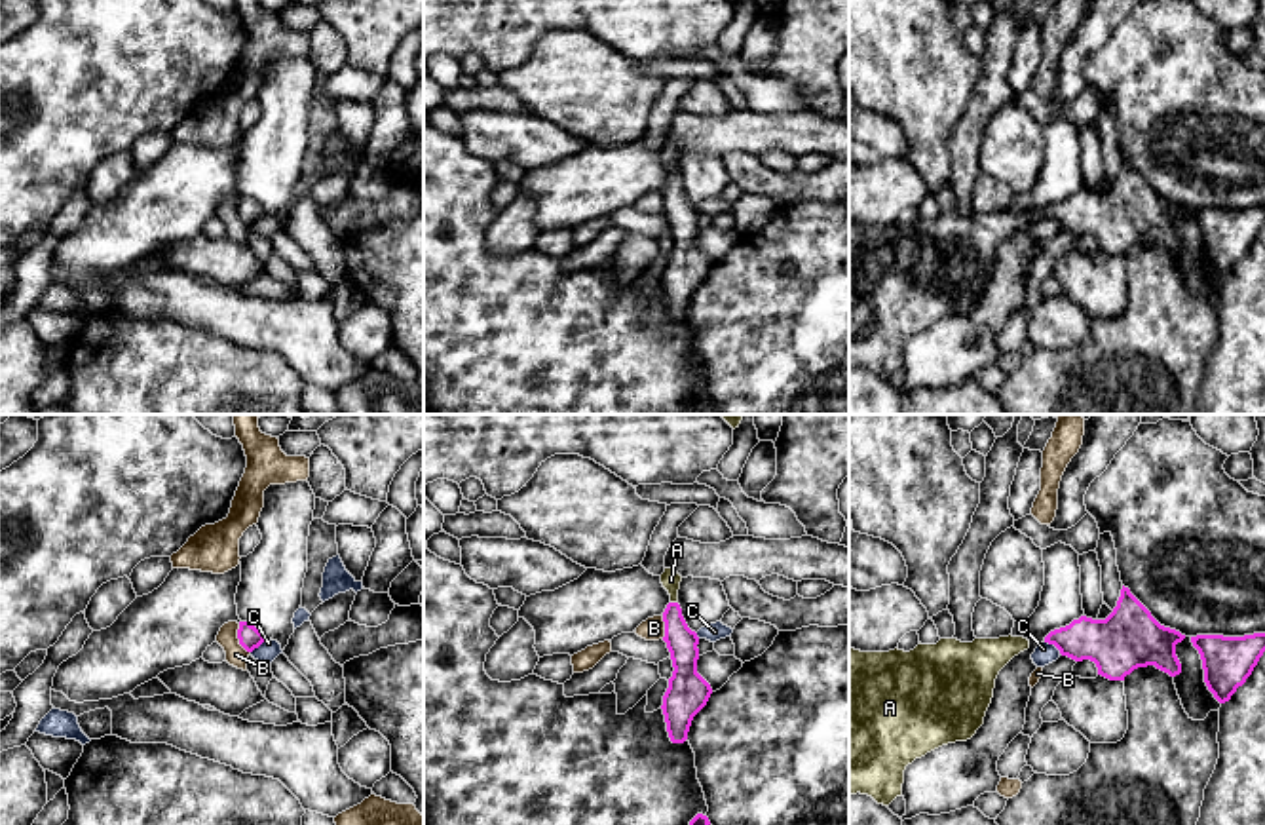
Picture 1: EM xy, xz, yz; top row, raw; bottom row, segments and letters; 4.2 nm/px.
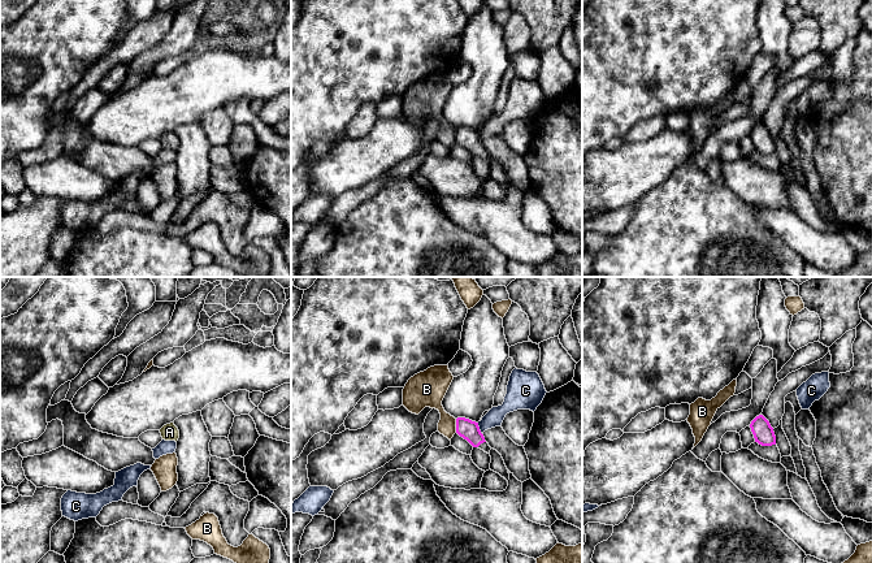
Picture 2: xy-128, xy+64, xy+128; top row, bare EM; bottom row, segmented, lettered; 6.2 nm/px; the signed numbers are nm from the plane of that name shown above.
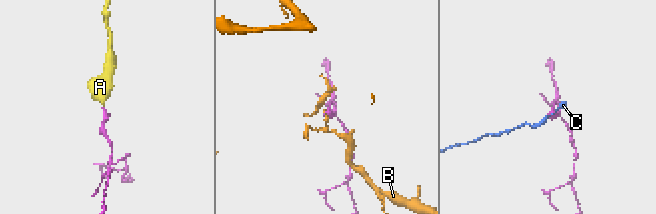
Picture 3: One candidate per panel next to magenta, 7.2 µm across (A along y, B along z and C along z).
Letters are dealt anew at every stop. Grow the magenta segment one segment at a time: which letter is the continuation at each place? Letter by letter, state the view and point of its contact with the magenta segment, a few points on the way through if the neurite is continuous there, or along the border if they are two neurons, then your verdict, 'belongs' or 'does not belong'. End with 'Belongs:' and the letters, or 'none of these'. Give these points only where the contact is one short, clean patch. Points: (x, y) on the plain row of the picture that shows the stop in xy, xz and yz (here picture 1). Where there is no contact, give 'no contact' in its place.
A: contact xz (675, 177); way xz (680, 215), (675, 202), (675, 177), (671, 154); belongs
B: contact xy (238, 211); border xy (238, 198), (238, 215), (249, 227); does not belong
C: contact yz (1053, 217); border yz (1045, 215), (1060, 227); does not belong
Belongs: A

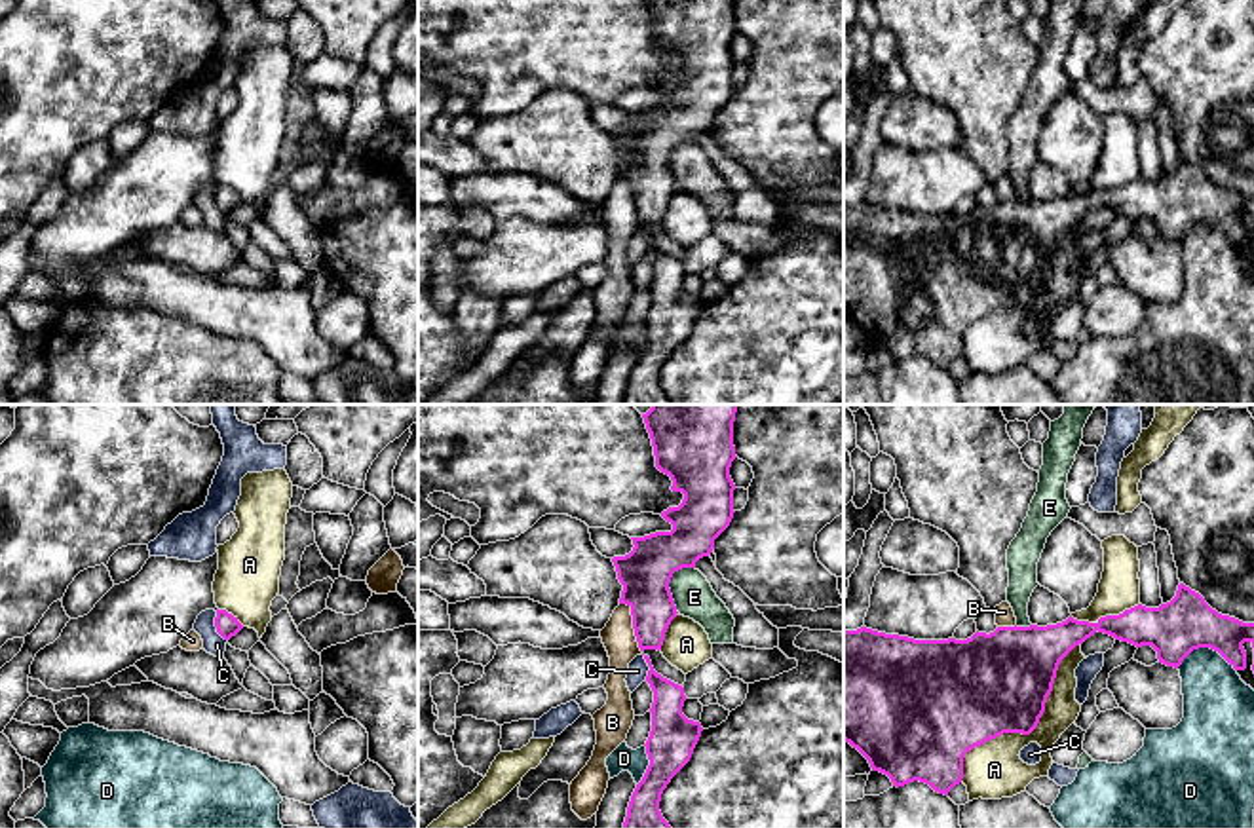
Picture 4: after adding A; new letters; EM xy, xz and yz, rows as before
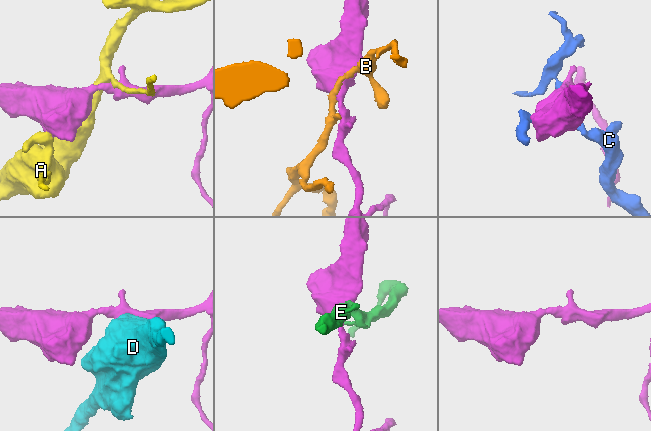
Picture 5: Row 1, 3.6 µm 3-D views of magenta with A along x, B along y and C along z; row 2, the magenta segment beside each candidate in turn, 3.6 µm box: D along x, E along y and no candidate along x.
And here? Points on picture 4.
A: contact yz (1028, 308); does not belong
B: contact xz (633, 200); border xz (620, 177), (629, 183), (633, 209), (641, 226); does not belong
C: contact xy (215, 200); does not belong
D: contact yz (1207, 221); does not belong
E: contact xz (669, 156); border xz (694, 141), (683, 141), (671, 152), (669, 168), (679, 187); does not belong
Belongs: none of these

